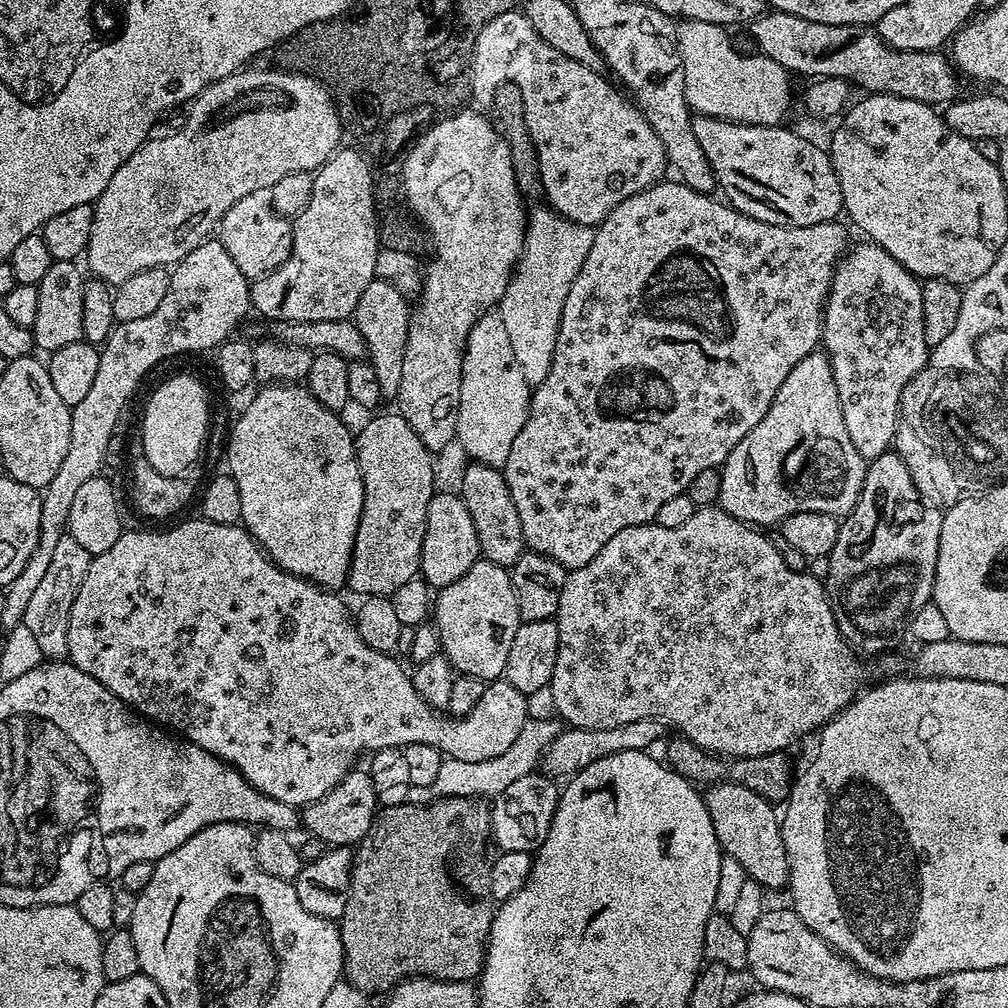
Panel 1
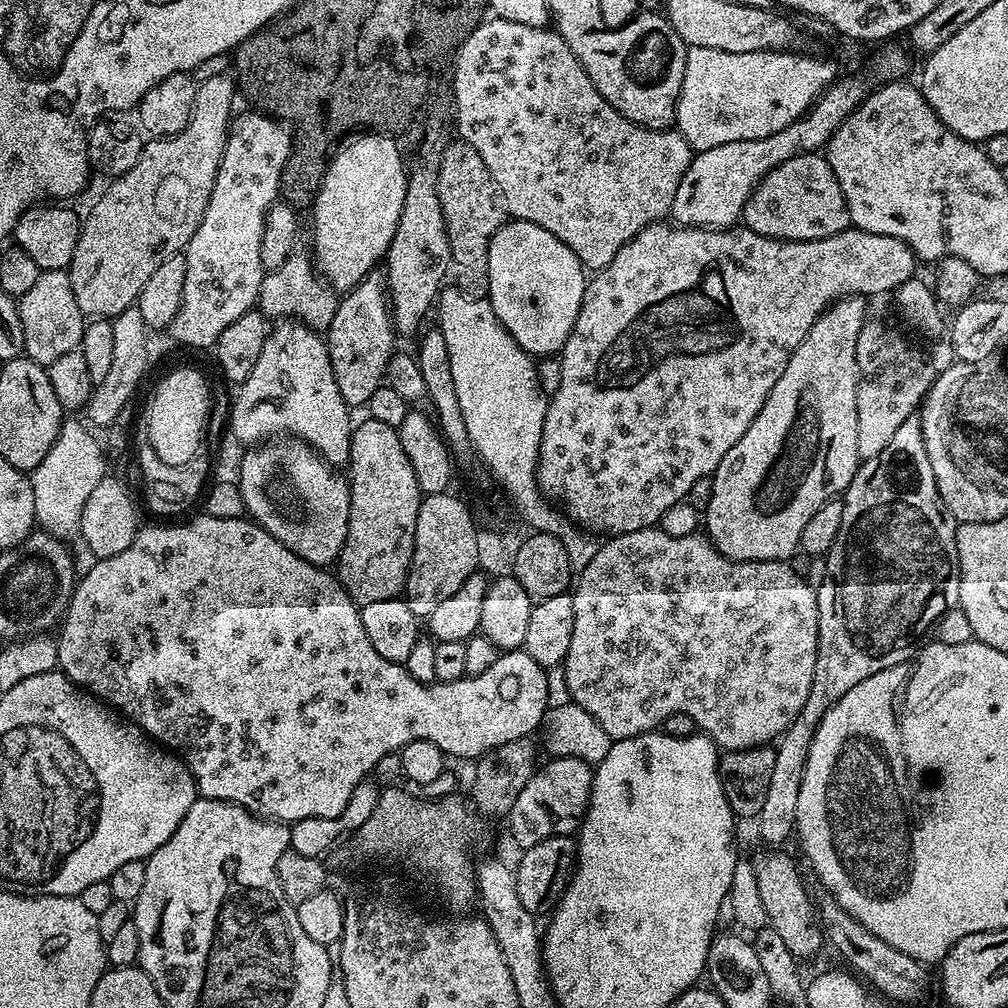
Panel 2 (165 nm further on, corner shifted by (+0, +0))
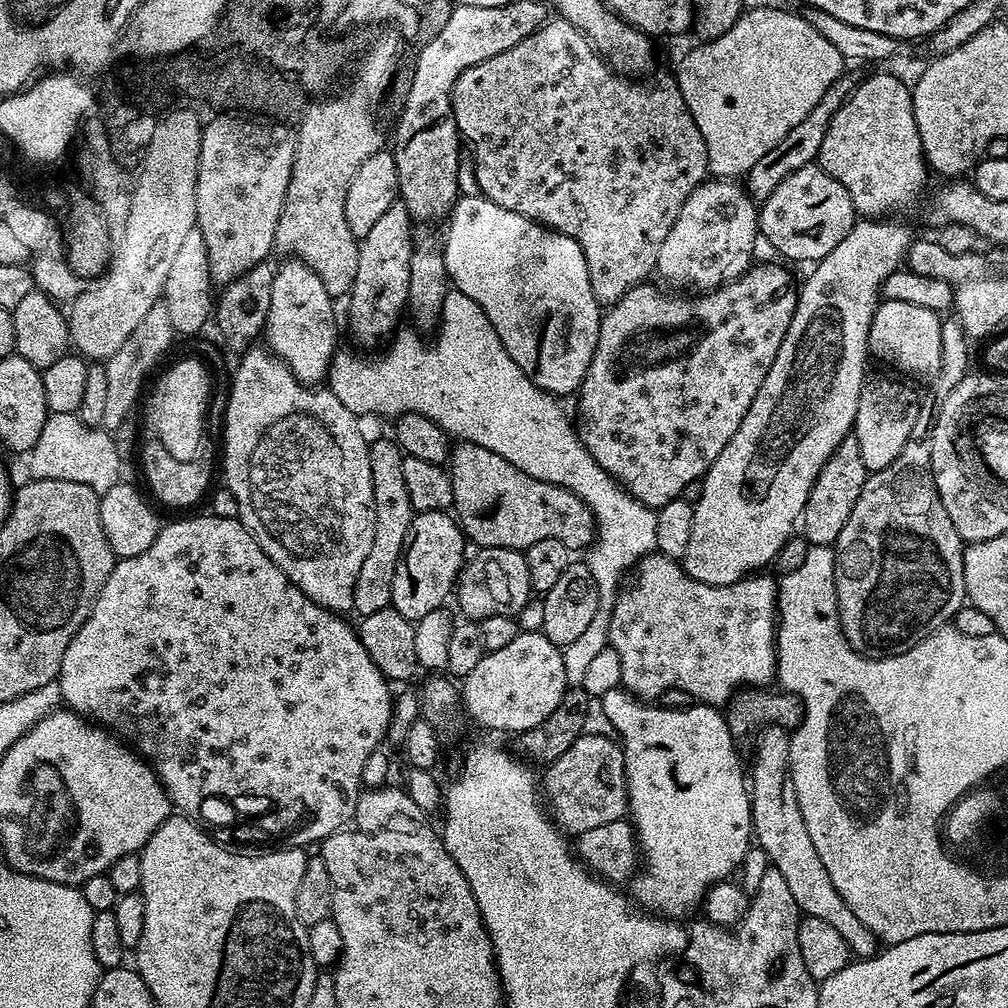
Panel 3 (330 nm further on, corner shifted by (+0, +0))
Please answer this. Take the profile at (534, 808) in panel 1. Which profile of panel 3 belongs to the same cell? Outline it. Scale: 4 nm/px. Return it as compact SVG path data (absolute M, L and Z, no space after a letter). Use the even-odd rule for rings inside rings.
M579 736L542 776L542 796L557 828L568 834L594 830L606 822L625 819L628 812L628 783L623 747L612 736Z

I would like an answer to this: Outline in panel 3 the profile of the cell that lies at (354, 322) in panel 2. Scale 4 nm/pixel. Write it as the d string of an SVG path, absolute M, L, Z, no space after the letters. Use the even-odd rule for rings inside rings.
M397 202L378 217L377 224L366 235L359 237L358 275L346 303L348 328L364 348L387 345L401 327L400 315L405 314L408 307L413 231L410 210L406 210L403 202Z

